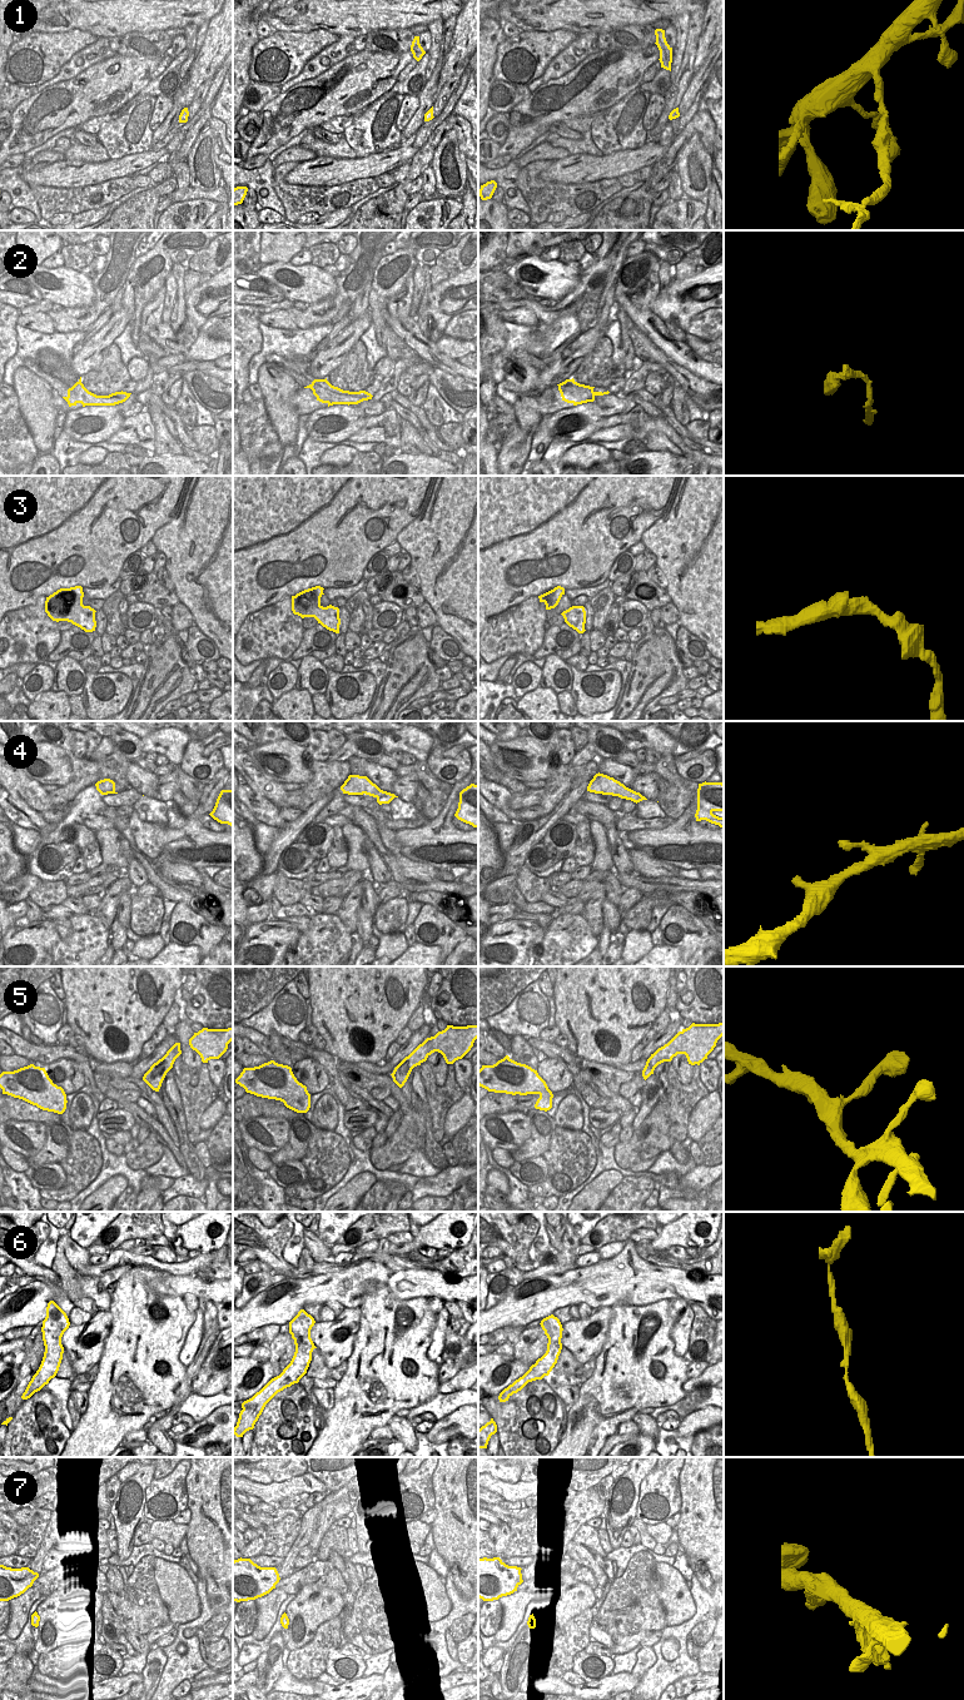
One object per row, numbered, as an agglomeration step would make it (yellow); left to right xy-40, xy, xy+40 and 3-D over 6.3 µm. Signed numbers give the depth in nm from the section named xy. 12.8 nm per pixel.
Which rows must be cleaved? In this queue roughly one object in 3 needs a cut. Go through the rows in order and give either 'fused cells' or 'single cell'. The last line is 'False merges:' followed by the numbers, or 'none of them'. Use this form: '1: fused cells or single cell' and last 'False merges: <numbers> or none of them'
1: fused cells
2: fused cells
3: single cell
4: single cell
5: single cell
6: fused cells
7: single cell
False merges: 1, 2, 6

